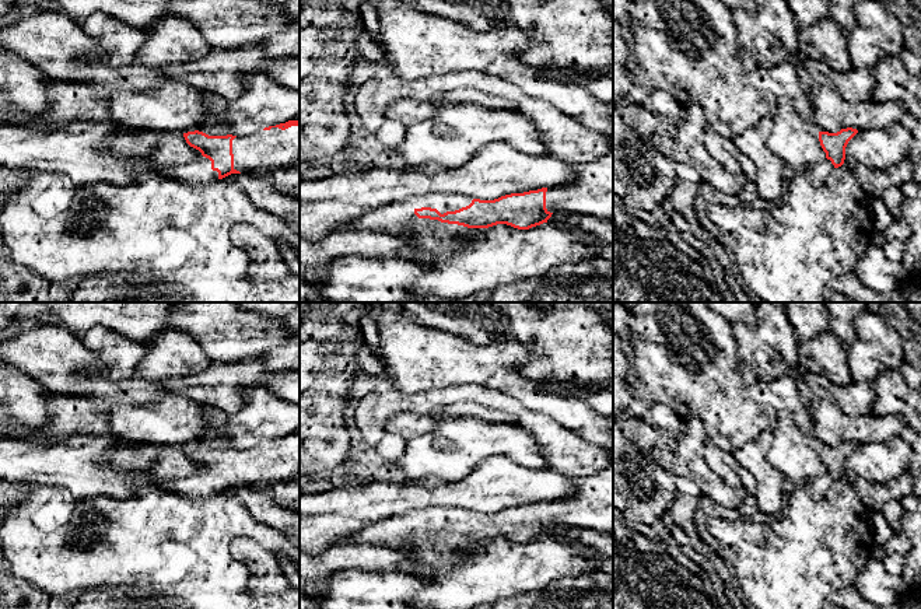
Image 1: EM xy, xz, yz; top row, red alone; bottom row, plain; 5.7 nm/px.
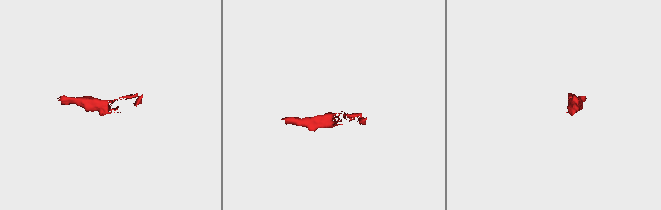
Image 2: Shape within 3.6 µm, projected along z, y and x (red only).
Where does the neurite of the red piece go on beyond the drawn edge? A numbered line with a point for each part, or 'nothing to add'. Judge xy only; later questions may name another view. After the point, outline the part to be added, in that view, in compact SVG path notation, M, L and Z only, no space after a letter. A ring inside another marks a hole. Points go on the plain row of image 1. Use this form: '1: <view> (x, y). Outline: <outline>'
1: xy (266, 464). Outline: M300 438L286 444L272 441L260 444L252 449L235 451L232 454L234 483L241 487L272 484L286 482L300 473Z
2: xy (198, 486). Outline: M197 470L188 477L158 482L155 489L186 496L192 500L204 500L218 493L218 486L211 483L211 475Z

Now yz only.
1: yz (819, 486). Outline: M824 472L822 476L810 479L806 486L809 487L812 496L819 500L826 496L834 486L834 479L830 473Z

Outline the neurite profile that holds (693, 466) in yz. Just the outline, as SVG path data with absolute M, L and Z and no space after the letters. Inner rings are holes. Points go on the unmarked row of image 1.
M697 419L684 420L684 433L676 440L673 451L654 448L655 462L668 473L693 480L701 496L711 501L738 510L747 497L742 486L726 484L705 462L703 448L707 442L703 423Z

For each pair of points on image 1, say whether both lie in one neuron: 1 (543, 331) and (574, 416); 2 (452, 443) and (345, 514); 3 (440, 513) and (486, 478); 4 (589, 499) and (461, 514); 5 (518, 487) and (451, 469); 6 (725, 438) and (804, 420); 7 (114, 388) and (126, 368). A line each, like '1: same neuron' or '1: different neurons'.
1: different neurons
2: different neurons
3: different neurons
4: same neuron
5: different neurons
6: different neurons
7: different neurons

